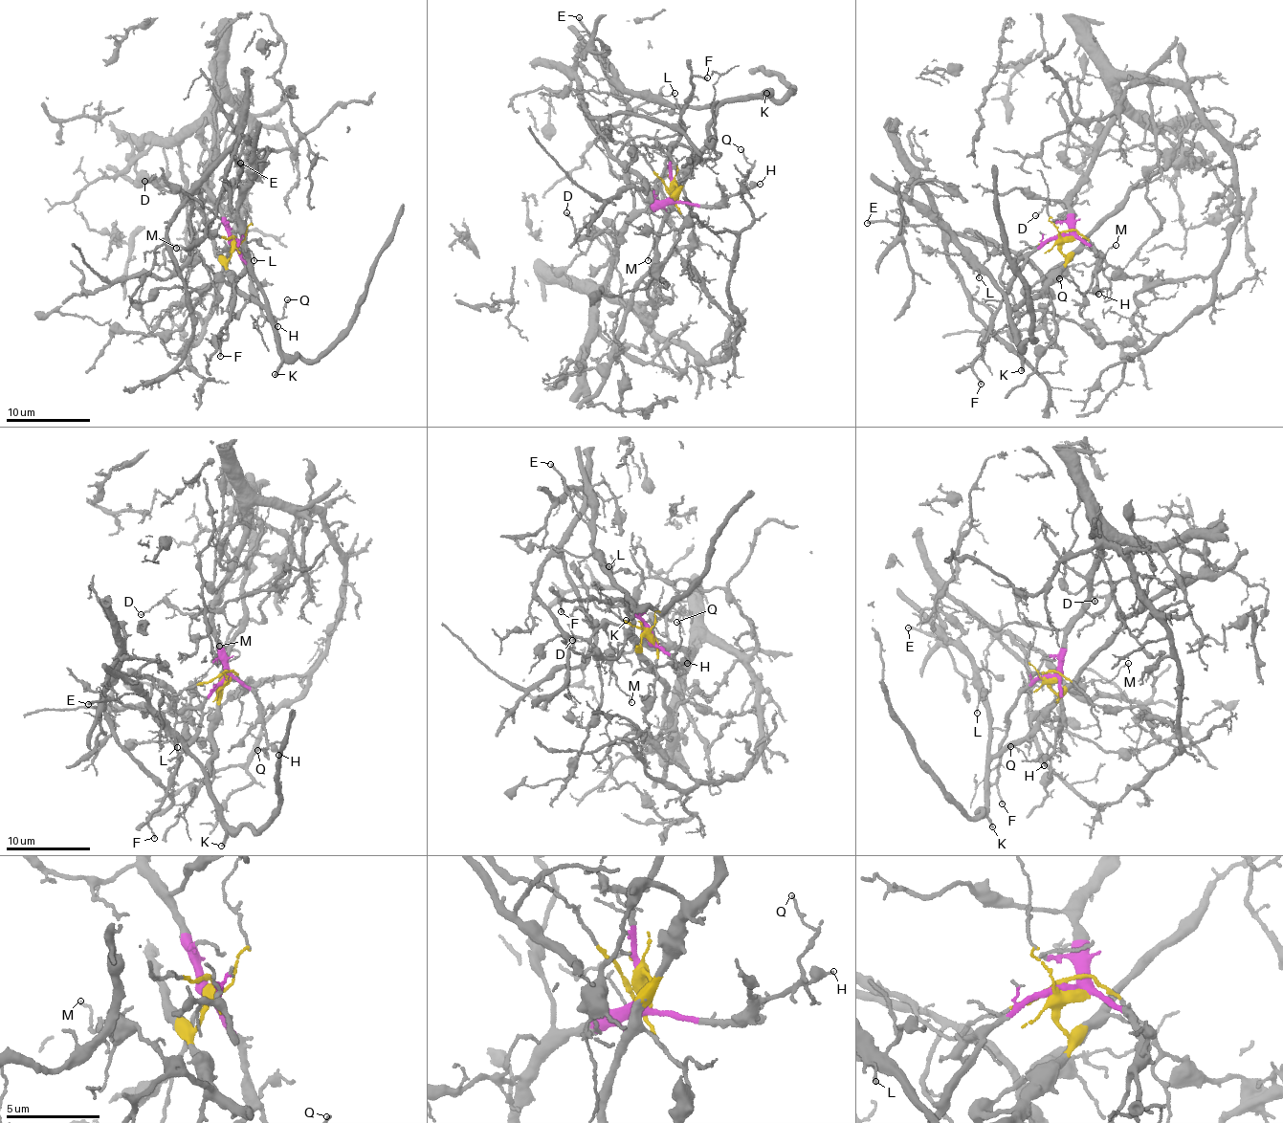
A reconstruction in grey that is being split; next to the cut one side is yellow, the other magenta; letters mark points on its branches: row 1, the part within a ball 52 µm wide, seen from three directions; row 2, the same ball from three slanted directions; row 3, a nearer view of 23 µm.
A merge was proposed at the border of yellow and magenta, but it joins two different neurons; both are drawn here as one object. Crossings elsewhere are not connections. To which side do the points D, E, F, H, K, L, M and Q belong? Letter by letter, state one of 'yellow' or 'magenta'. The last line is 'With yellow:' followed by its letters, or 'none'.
D: magenta
E: yellow
F: magenta
H: magenta
K: yellow
L: yellow
M: yellow
Q: magenta
With yellow: E, K, L, M

